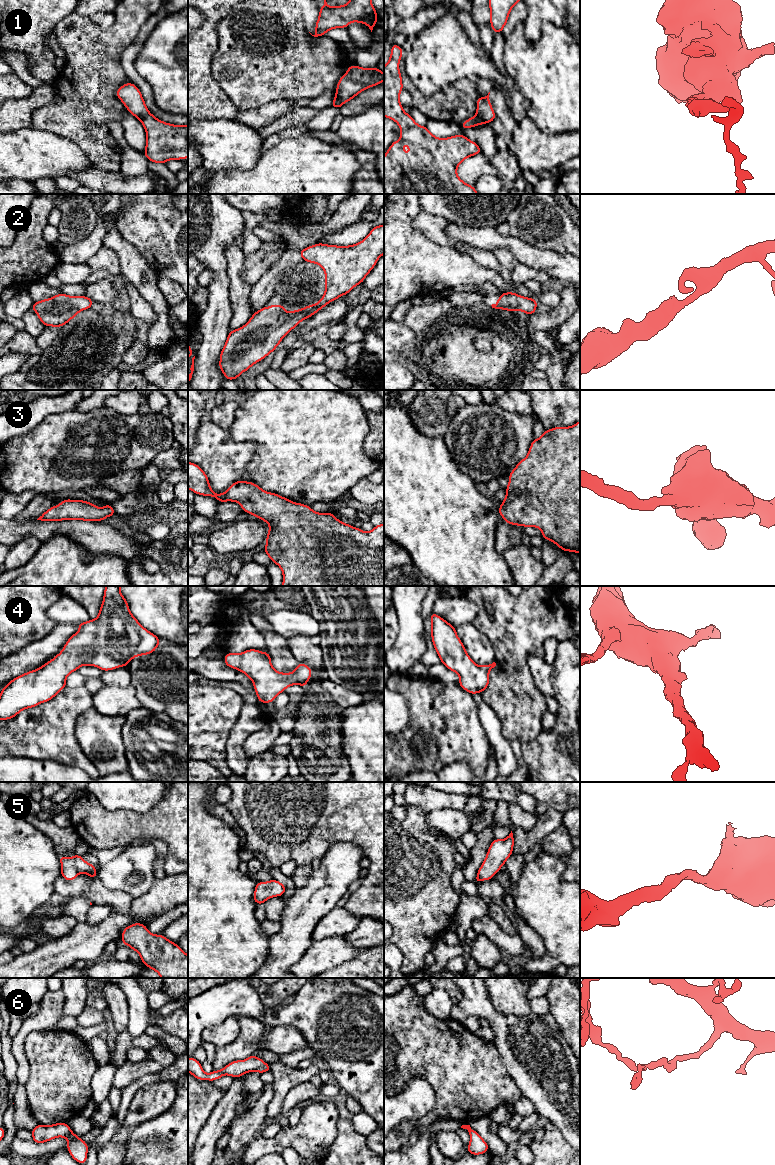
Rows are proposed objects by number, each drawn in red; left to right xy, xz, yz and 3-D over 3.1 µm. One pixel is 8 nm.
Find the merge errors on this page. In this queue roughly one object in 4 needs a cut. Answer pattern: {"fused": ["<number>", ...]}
{"fused": ["1", "6"]}

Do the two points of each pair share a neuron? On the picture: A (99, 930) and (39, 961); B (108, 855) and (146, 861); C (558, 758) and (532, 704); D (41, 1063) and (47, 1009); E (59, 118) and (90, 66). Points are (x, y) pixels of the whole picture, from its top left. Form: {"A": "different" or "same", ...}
{"A": "same", "B": "different", "C": "different", "D": "different", "E": "same"}

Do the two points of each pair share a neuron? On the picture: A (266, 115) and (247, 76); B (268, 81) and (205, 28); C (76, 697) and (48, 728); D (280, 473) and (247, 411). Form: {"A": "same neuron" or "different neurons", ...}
{"A": "different neurons", "B": "different neurons", "C": "same neuron", "D": "same neuron"}

